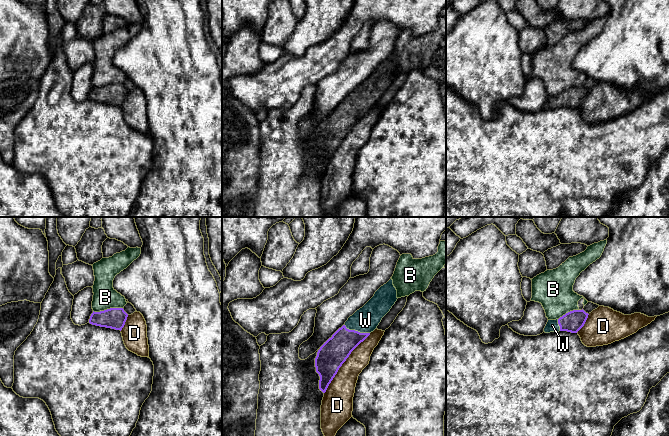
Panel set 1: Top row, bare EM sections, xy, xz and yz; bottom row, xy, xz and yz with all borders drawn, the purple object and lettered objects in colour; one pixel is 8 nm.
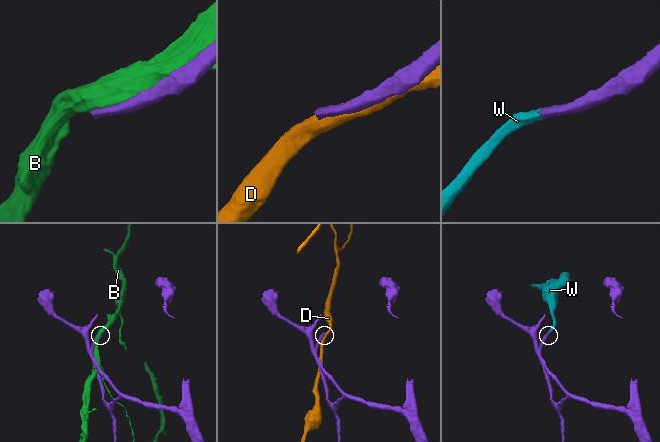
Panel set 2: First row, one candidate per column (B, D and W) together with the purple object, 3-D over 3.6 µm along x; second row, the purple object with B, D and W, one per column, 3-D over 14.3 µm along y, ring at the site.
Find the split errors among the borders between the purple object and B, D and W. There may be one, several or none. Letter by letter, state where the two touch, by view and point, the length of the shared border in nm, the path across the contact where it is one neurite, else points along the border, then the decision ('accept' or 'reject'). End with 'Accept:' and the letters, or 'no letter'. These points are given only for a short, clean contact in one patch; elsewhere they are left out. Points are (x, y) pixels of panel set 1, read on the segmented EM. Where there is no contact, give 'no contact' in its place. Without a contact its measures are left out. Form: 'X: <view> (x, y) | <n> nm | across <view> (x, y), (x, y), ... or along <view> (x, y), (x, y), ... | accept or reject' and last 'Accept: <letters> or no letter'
B: xy (107, 309) | 240 nm | reject
D: xz (343, 362) | 600 nm | reject
W: xz (356, 331) | 220 nm | across xz (334, 352), (356, 331), (365, 320) | accept
Accept: W

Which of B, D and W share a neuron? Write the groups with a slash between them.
B / D / W

